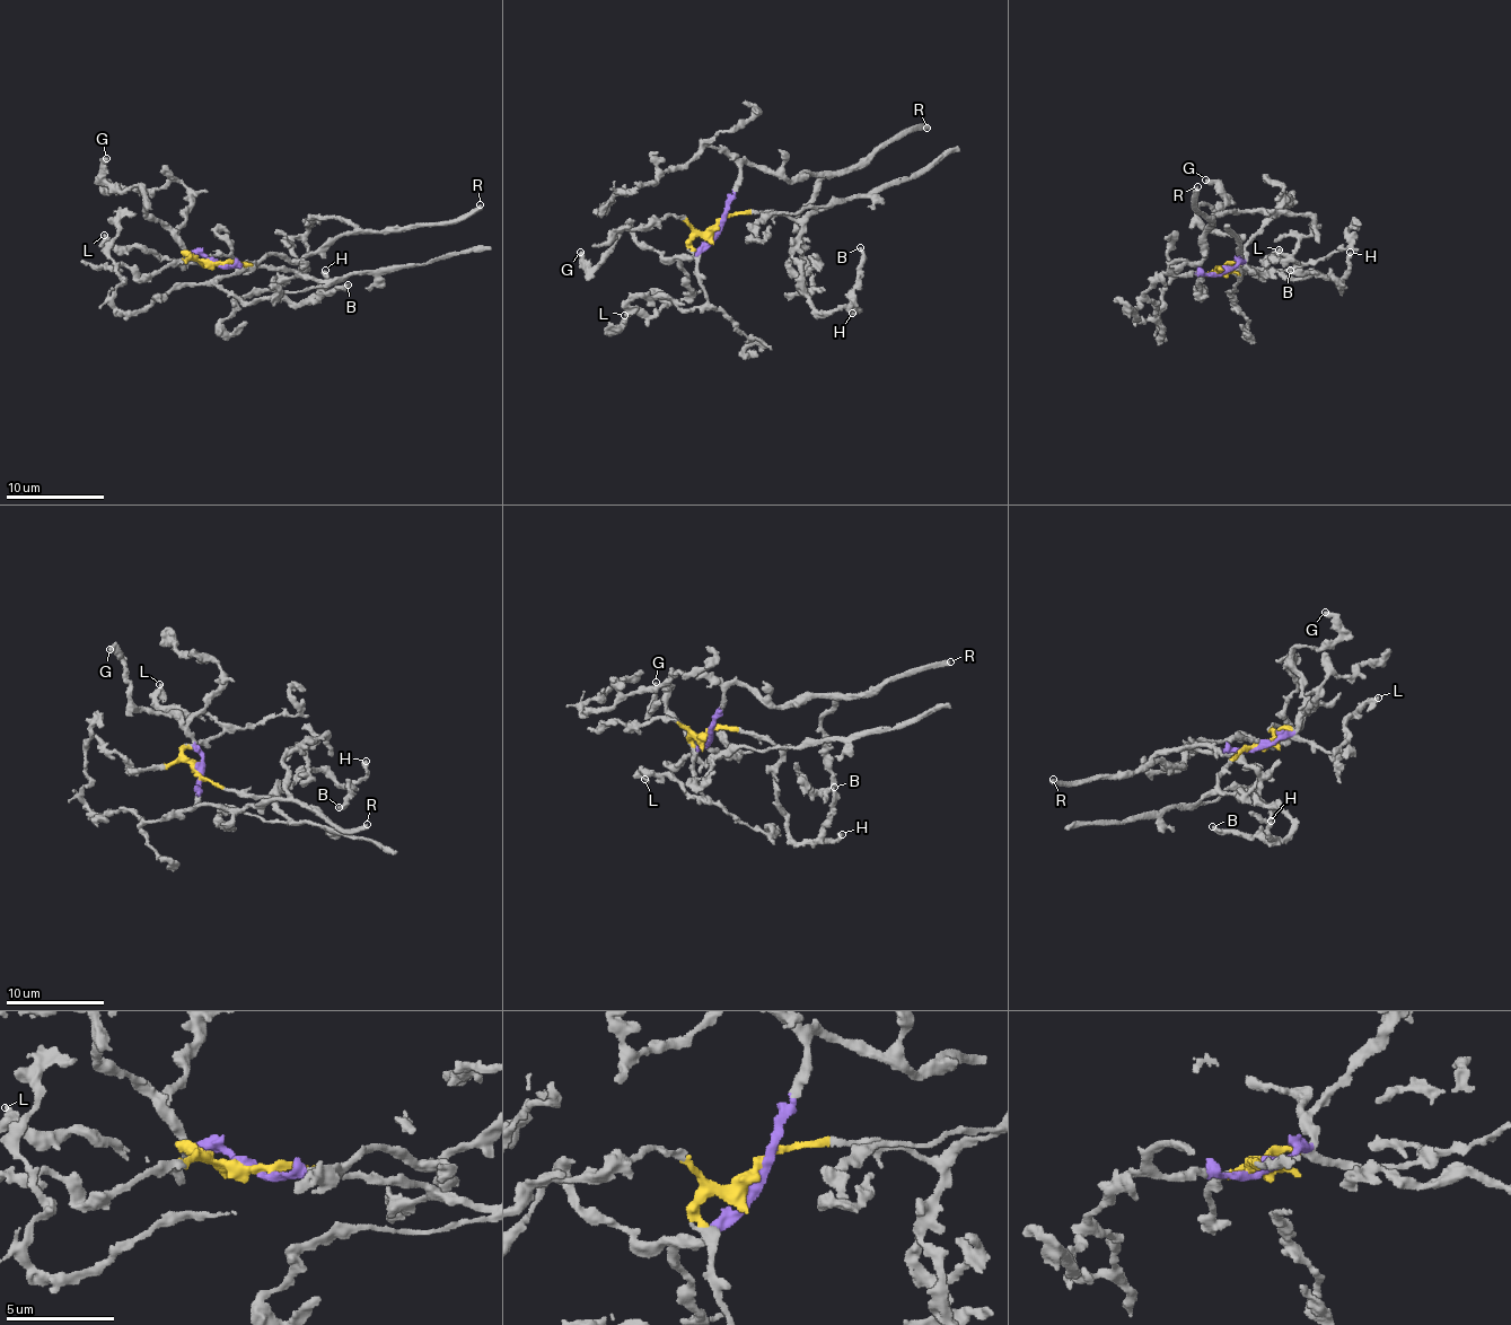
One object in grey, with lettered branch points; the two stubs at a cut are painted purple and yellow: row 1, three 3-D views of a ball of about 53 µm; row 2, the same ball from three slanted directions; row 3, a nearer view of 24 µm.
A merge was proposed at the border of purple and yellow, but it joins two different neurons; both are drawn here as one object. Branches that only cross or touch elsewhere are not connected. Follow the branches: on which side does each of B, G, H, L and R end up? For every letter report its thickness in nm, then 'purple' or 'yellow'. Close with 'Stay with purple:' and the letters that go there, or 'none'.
B: 320 nm thick; yellow
G: 380 nm thick; purple
H: 320 nm thick; yellow
L: 400 nm thick; yellow
R: 360 nm thick; purple
Stay with purple: G, R

